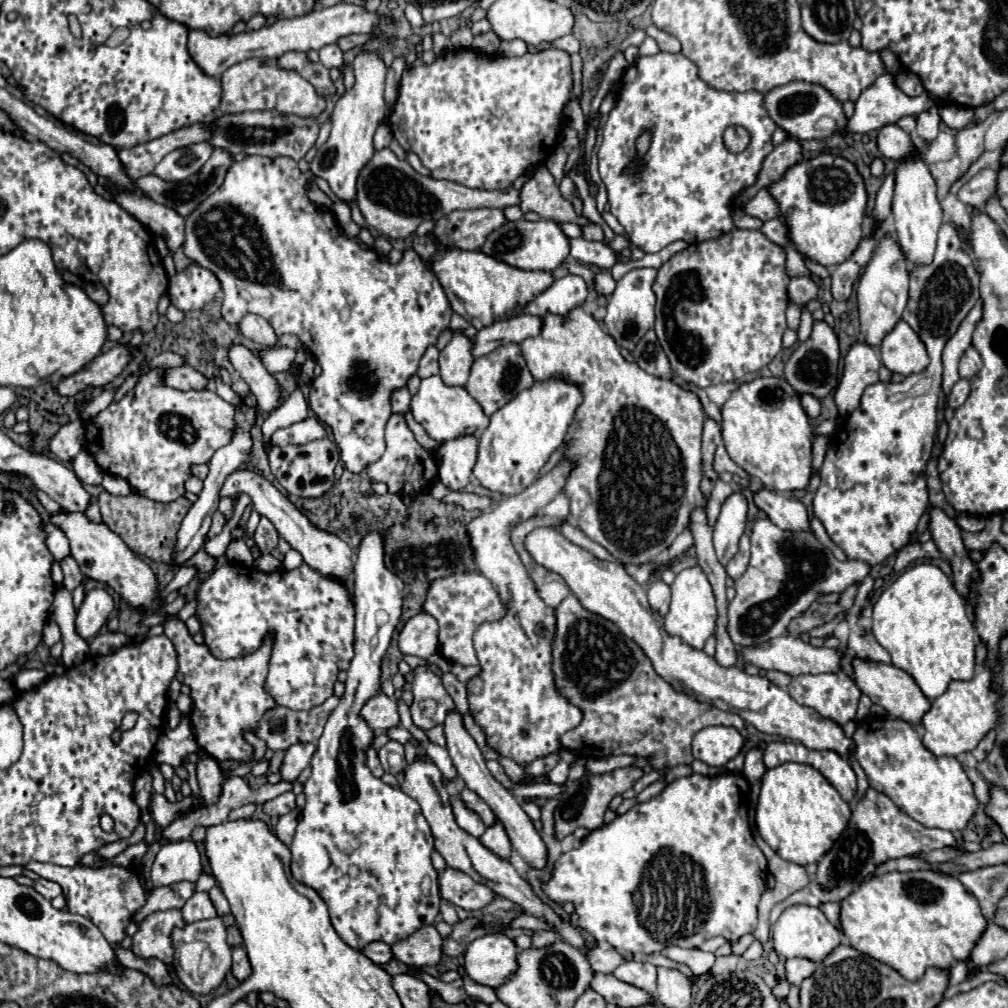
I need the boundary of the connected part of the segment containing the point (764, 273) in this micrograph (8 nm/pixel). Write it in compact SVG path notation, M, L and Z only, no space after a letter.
M732 229L730 233L720 235L718 239L710 239L704 243L692 243L688 249L676 253L670 261L666 261L660 269L658 269L658 277L654 283L654 293L656 293L656 335L660 339L660 345L664 347L670 363L672 363L672 371L684 379L686 383L694 383L698 387L708 387L708 385L718 385L718 383L728 383L728 381L740 381L744 379L744 375L754 373L764 369L782 349L782 333L786 331L786 305L788 305L788 295L786 295L786 287L788 287L788 275L784 273L784 261L786 261L786 253L780 245L768 241L760 231L742 231L742 229Z

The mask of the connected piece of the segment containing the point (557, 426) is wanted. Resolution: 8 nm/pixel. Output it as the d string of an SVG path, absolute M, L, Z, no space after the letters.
M552 379L546 383L534 383L530 389L522 391L498 409L490 417L490 425L482 431L478 441L474 477L480 485L502 495L518 495L530 487L548 457L562 445L580 399L582 395L576 385L562 379Z

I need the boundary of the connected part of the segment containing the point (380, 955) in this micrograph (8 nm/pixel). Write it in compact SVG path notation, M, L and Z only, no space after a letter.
M376 941L376 943L368 943L368 945L362 947L360 951L362 951L370 961L374 961L374 963L378 963L378 965L388 963L388 961L392 959L390 947L388 947L386 943L380 943L380 941Z

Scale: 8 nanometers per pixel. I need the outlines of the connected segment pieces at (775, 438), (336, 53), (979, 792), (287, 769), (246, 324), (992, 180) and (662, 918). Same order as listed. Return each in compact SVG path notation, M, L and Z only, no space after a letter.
M758 377L752 383L742 383L732 397L722 405L722 437L728 455L736 465L740 465L750 477L758 477L768 489L780 493L792 493L806 489L812 477L812 427L806 411L800 405L798 393L790 387L786 379Z
M328 45L328 47L322 47L320 49L320 61L332 69L332 67L342 67L344 65L344 53L340 51L338 45Z
M963 764L963 768L974 785L976 798L983 806L986 806L990 800L989 783L975 768L969 768L965 764Z
M296 743L290 749L286 749L282 767L280 767L280 777L282 781L296 781L298 775L302 773L302 769L310 763L314 753L314 745L312 743Z
M246 315L242 321L240 321L240 331L244 337L260 343L260 345L266 345L266 347L276 347L276 341L278 341L278 335L274 333L272 325L266 321L266 319L260 319L258 315Z
M982 169L968 183L964 183L958 191L958 199L972 207L984 207L984 199L992 195L996 189L996 171Z
M694 773L690 777L676 779L676 781L668 783L660 795L652 797L646 803L636 803L630 811L626 811L624 815L618 815L612 823L590 831L590 835L586 839L582 839L582 845L578 849L562 853L560 859L554 863L550 879L542 881L542 891L546 893L548 899L552 899L560 907L564 903L574 903L576 913L578 913L578 927L592 933L598 943L606 941L612 947L616 947L618 951L658 953L672 943L676 943L678 947L684 947L684 949L694 949L702 941L718 937L718 935L728 941L736 941L742 935L754 931L756 905L760 901L762 891L766 889L766 877L768 877L764 853L756 845L756 841L750 833L750 827L748 827L748 793L750 793L750 785L744 779L744 775L740 775L740 773L724 773L724 775L716 775L716 777L706 777L706 775Z

